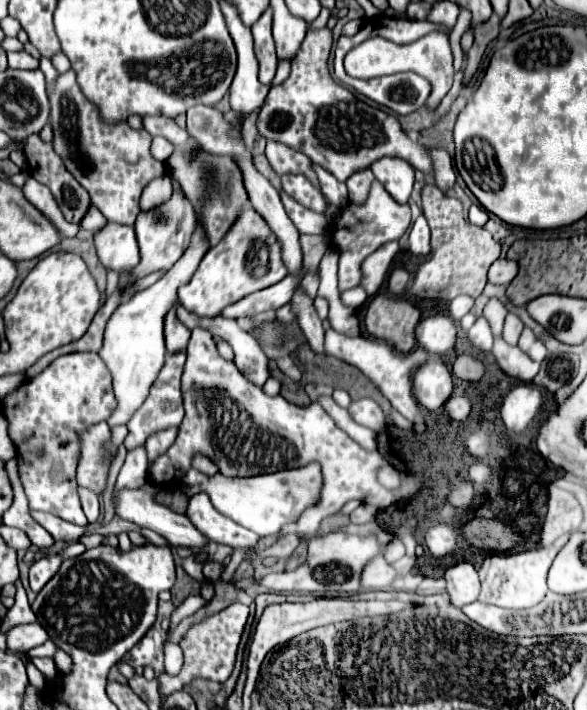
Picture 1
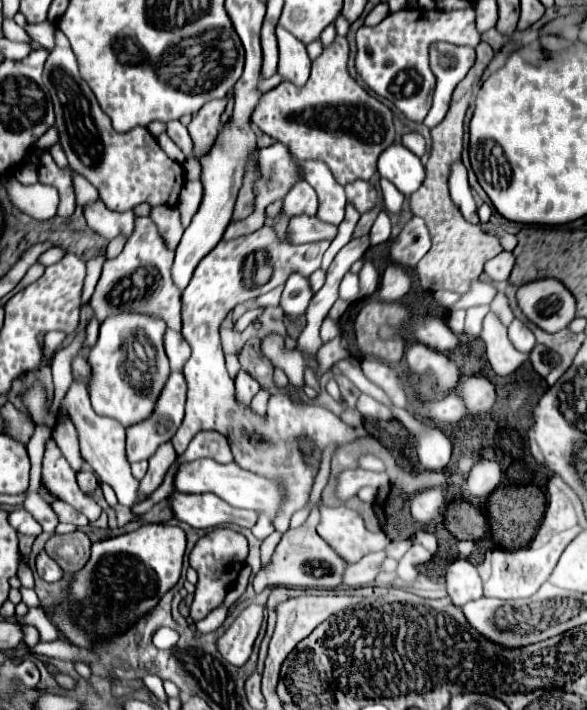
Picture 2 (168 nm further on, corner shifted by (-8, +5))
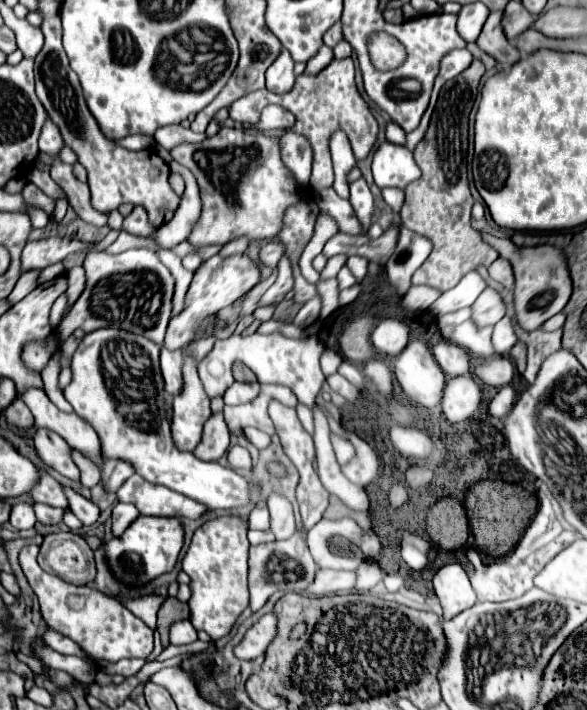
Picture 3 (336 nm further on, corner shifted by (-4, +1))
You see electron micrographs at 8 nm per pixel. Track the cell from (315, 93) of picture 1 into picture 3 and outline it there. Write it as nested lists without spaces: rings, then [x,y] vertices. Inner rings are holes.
[[[334,58],[320,74],[298,76],[294,88],[286,94],[274,94],[274,92],[268,92],[266,88],[258,90],[258,92],[250,92],[250,94],[238,98],[236,102],[232,102],[228,108],[228,114],[234,122],[256,124],[260,120],[260,112],[268,104],[278,104],[278,106],[290,110],[296,116],[296,124],[290,130],[298,132],[310,140],[312,150],[314,150],[314,164],[312,164],[312,178],[310,178],[312,188],[330,188],[334,182],[332,160],[330,160],[330,150],[328,150],[328,138],[334,130],[340,128],[348,134],[356,160],[362,160],[368,156],[368,152],[372,150],[376,136],[378,136],[378,122],[370,114],[368,104],[362,100],[362,96],[356,88],[356,82],[354,82],[352,58],[346,58],[346,60]]]

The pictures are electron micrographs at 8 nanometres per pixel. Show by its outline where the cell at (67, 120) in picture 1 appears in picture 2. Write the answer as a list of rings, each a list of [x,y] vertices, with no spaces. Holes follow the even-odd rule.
[[[56,30],[56,48],[50,52],[44,66],[44,82],[54,102],[60,146],[70,168],[98,188],[102,202],[110,210],[126,212],[142,202],[152,206],[174,206],[178,202],[178,194],[184,186],[182,164],[164,154],[148,128],[136,126],[124,134],[112,128],[110,118],[100,110],[94,92],[80,76],[78,60],[60,30]]]

